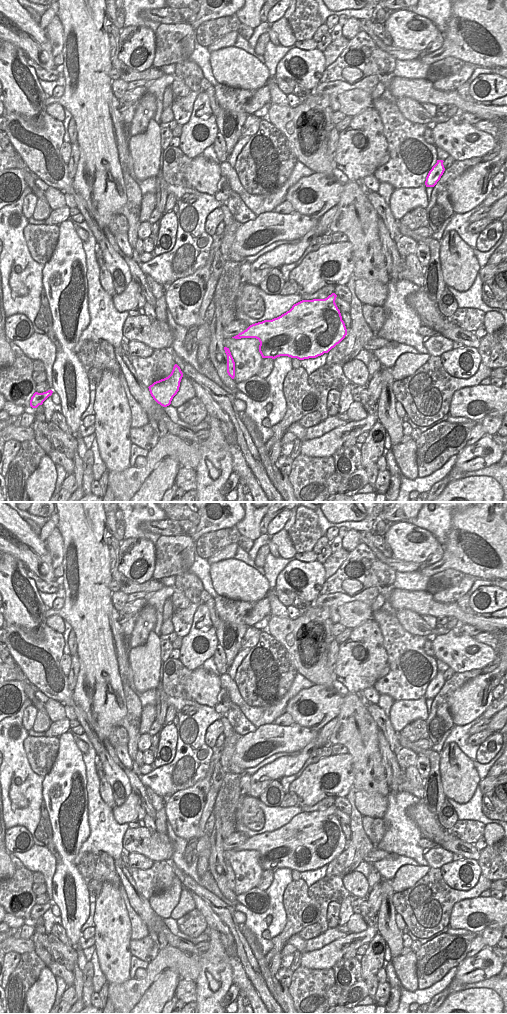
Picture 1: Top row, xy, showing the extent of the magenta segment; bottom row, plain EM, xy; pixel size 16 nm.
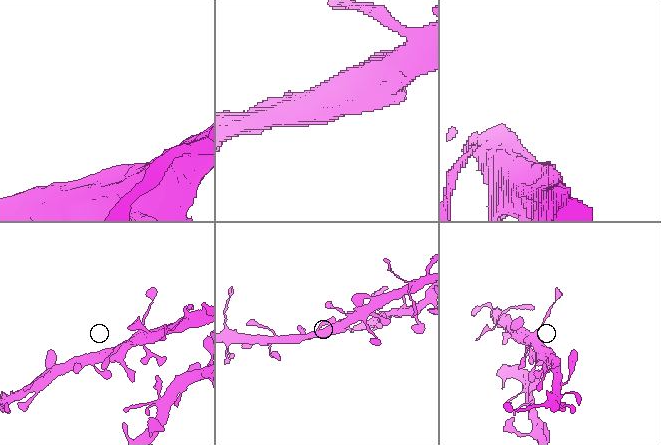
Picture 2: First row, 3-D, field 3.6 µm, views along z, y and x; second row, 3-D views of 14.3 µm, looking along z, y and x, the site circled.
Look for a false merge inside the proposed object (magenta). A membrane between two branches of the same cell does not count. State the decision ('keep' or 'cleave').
keep

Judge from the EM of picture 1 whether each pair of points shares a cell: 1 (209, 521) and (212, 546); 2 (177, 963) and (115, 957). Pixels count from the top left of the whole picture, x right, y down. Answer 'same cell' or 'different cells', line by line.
1: different cells
2: different cells

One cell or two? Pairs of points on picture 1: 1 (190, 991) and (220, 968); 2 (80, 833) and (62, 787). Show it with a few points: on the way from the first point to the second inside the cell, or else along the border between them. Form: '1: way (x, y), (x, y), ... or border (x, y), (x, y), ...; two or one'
1: border (194, 981), (196, 1001); two
2: way (71, 854), (64, 850), (61, 843), (58, 810); one

